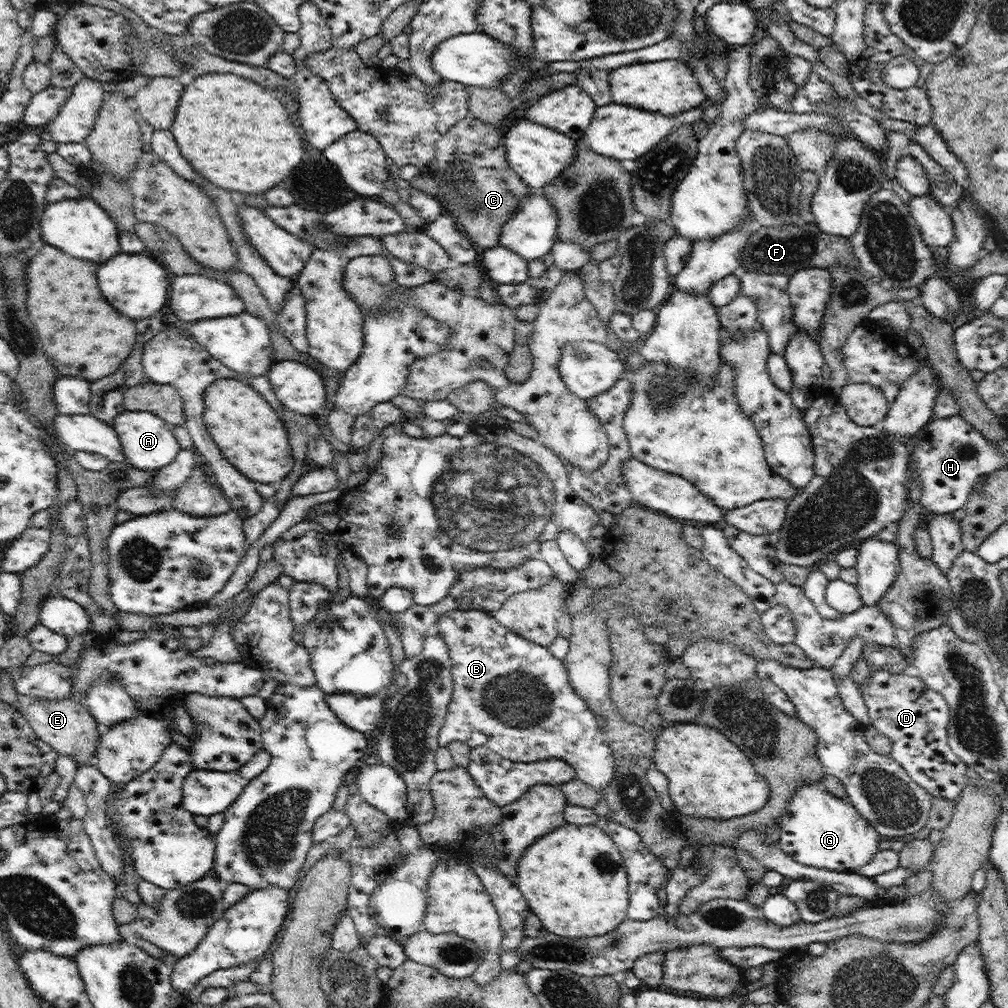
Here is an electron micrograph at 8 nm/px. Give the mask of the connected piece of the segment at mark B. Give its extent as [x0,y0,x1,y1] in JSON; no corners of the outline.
[437,610,615,792]

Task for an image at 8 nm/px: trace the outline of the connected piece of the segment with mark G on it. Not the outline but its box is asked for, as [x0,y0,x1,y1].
[776,782,882,873]

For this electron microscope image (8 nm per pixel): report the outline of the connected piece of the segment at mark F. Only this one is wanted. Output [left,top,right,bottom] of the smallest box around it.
[741,222,859,276]

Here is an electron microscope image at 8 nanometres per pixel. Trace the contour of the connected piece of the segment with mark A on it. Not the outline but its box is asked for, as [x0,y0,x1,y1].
[112,410,181,471]

